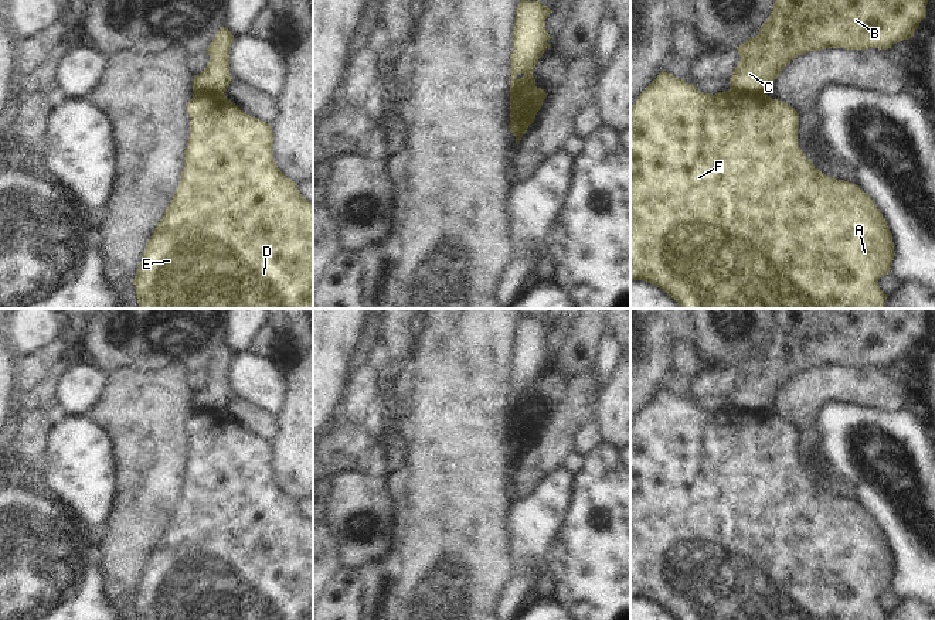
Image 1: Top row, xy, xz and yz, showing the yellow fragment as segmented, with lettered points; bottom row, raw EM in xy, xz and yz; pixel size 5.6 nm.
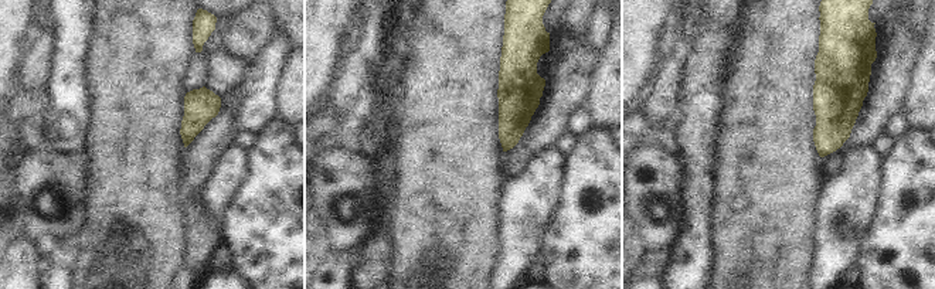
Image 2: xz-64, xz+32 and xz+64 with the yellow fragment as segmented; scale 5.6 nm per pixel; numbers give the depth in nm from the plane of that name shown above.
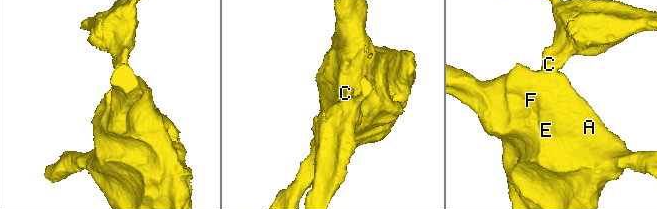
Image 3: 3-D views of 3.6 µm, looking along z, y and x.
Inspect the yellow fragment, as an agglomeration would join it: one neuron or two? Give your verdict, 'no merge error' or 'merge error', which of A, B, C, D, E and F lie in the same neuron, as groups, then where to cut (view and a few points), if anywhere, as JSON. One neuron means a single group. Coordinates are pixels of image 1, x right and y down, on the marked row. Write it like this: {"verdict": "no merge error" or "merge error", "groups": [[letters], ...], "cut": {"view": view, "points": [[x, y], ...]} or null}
{"verdict": "merge error", "groups": [["A", "D", "E", "F"], ["B", "C"]], "cut": {"view": "xz", "points": [[531, 101], [523, 109], [524, 118], [530, 123]]}}

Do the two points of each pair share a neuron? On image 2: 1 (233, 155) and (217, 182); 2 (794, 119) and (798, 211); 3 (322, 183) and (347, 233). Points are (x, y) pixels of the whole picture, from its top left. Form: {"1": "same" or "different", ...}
{"1": "same", "2": "same", "3": "same"}

